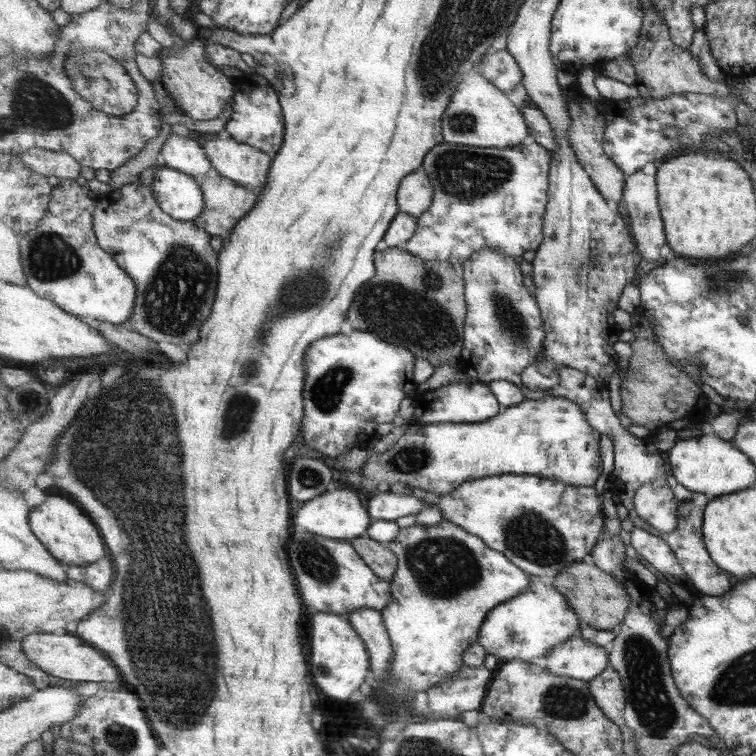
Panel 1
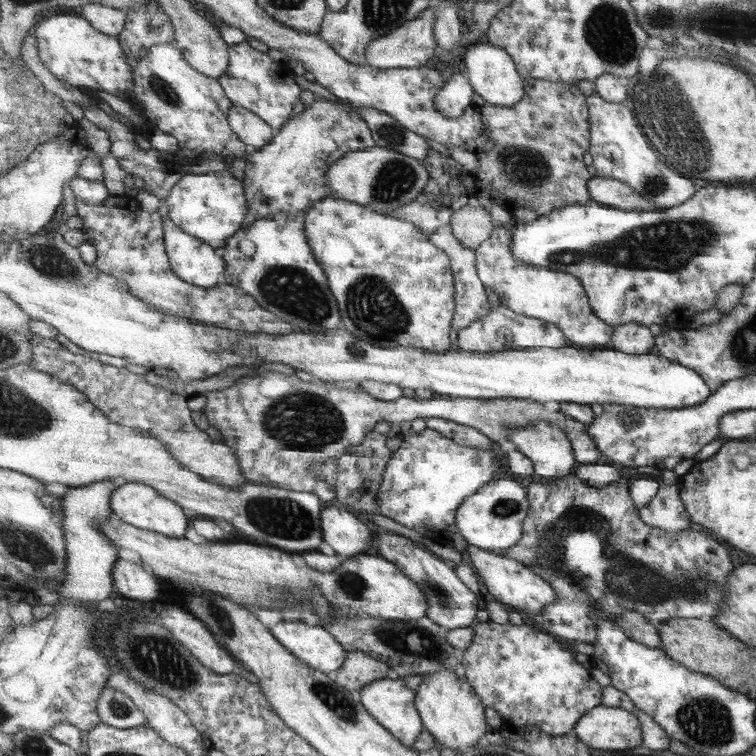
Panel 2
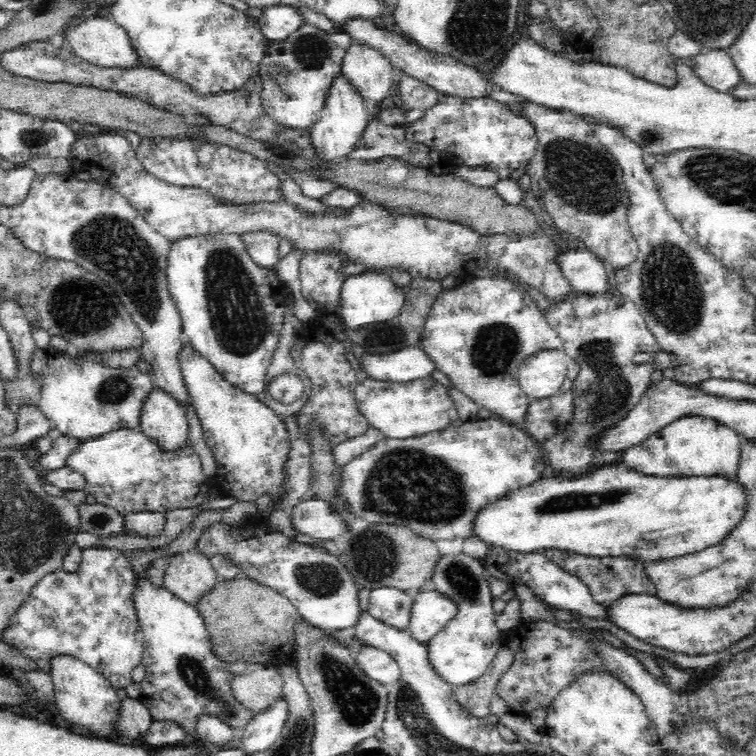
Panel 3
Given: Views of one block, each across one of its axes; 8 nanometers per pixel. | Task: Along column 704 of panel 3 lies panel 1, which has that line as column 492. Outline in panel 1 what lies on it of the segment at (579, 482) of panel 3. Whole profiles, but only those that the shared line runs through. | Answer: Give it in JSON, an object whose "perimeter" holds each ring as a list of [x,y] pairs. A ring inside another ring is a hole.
{"perimeter":[[[505,474],[481,477],[463,483],[451,494],[427,495],[423,499],[413,495],[399,495],[391,491],[375,492],[367,501],[372,520],[394,521],[418,514],[429,505],[440,508],[444,518],[461,525],[474,535],[480,536],[491,548],[504,552],[515,564],[525,572],[538,576],[542,581],[553,585],[556,576],[570,564],[589,560],[593,549],[600,542],[604,533],[604,493],[599,494],[595,486],[577,486],[564,483],[559,479],[549,479],[533,475]]]}

